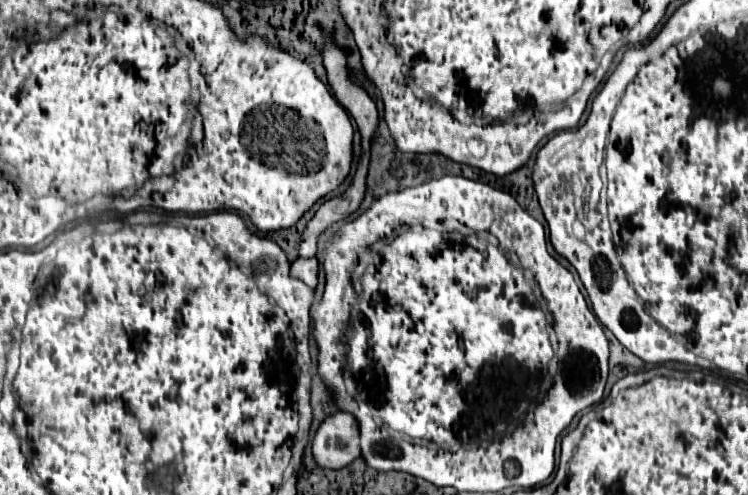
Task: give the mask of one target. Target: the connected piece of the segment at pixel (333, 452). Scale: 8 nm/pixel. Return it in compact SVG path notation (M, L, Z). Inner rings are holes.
M351 414L327 416L313 436L313 460L321 468L343 468L359 458L359 432Z

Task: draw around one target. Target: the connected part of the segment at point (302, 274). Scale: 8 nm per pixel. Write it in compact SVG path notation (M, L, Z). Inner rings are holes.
M297 258L291 264L291 276L295 276L297 280L305 282L309 288L317 286L317 258Z

